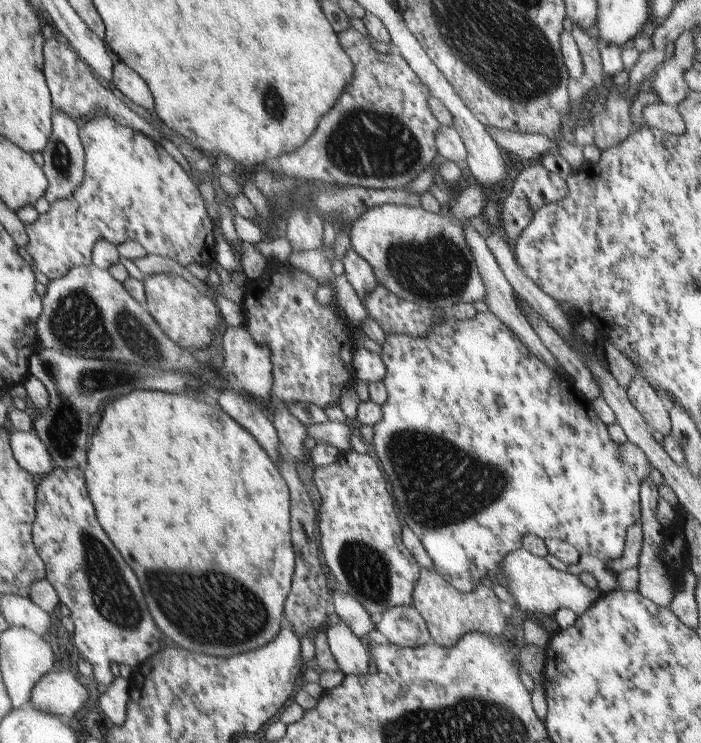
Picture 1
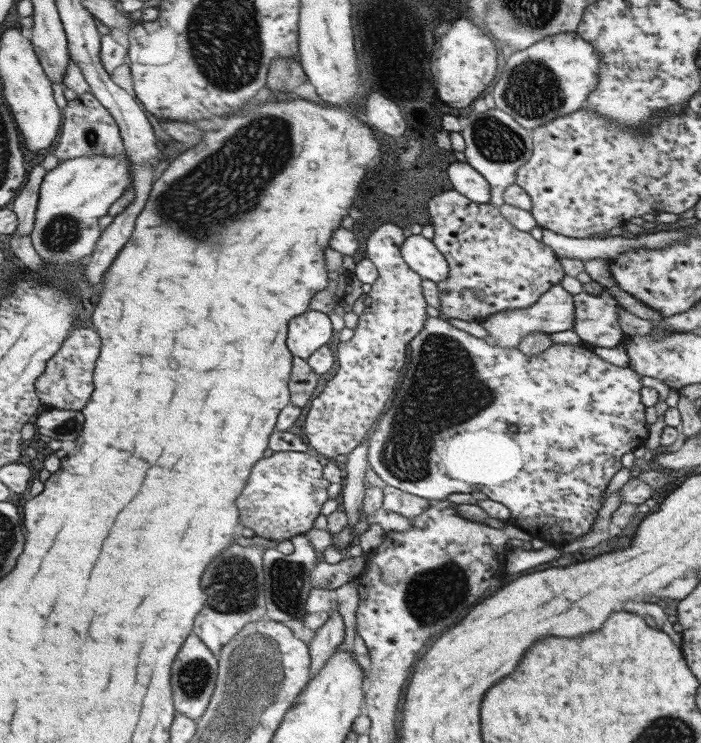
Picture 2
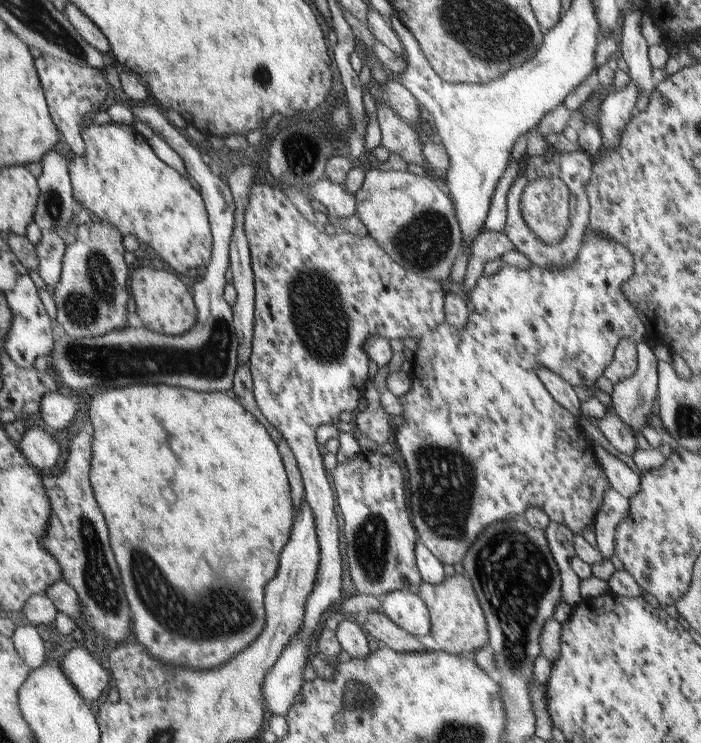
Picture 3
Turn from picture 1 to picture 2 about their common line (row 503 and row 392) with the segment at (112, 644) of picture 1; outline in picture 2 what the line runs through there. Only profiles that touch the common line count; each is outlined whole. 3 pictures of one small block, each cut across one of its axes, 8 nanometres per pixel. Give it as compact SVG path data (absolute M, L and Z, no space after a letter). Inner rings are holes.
M79 327L71 332L71 336L63 343L57 355L49 359L46 372L38 378L37 386L39 398L45 406L43 410L71 409L82 411L93 395L93 370L95 362L101 354L101 338L99 332L91 328Z

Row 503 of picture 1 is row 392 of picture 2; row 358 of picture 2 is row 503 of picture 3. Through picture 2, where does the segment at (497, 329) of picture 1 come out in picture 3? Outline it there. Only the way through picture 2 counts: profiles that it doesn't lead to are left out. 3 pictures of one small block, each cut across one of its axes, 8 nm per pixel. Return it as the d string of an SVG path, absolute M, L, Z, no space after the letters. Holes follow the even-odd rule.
M470 310L467 322L463 328L457 330L450 324L442 324L434 331L424 334L417 342L417 348L408 356L411 360L412 371L410 372L411 386L409 390L398 397L401 405L401 418L403 422L396 426L395 442L403 462L407 467L407 482L411 484L410 509L414 519L415 528L418 529L421 542L435 555L441 564L453 566L459 564L461 558L473 546L473 542L493 522L507 521L511 517L523 517L527 507L535 507L542 510L549 518L549 522L567 527L573 535L581 535L581 532L589 526L593 527L595 514L601 506L601 498L606 488L610 488L606 474L595 462L591 454L589 444L585 442L583 434L579 432L577 416L573 415L550 395L537 372L531 367L513 364L507 354L499 348L493 328L487 324L477 311Z

